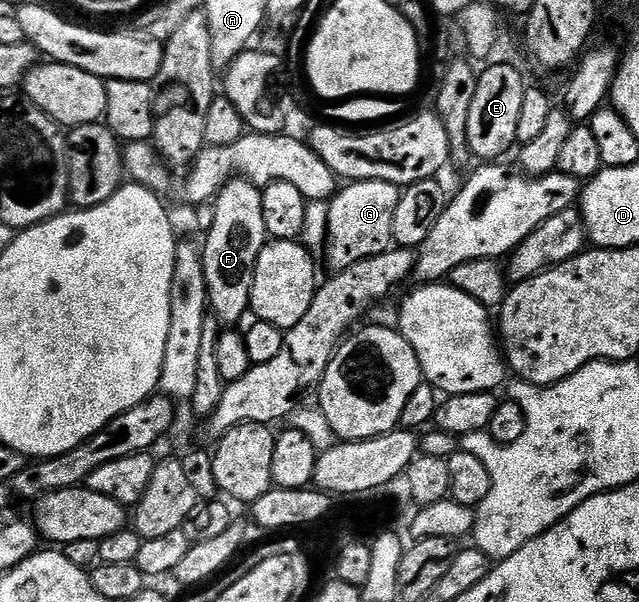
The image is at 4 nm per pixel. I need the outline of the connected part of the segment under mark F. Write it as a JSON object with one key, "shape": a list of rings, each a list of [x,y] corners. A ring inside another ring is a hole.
{"shape":[[[236,178],[219,191],[213,203],[213,226],[205,233],[207,241],[201,244],[207,303],[220,325],[235,326],[243,315],[248,315],[257,258],[269,243],[265,217],[261,215],[261,189],[248,180]]]}

